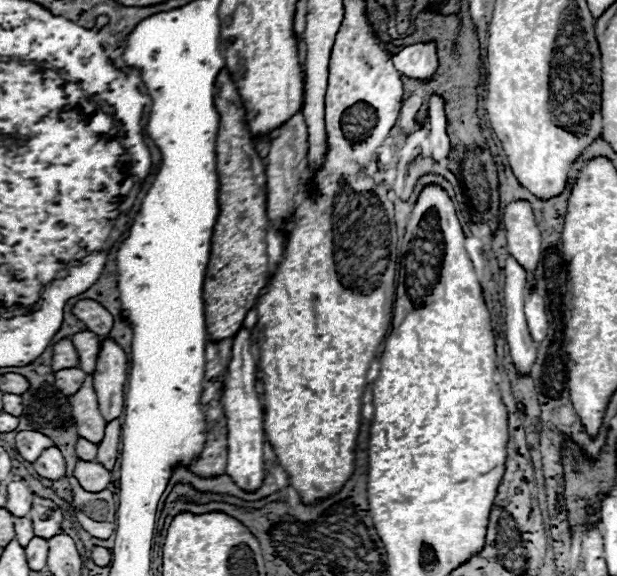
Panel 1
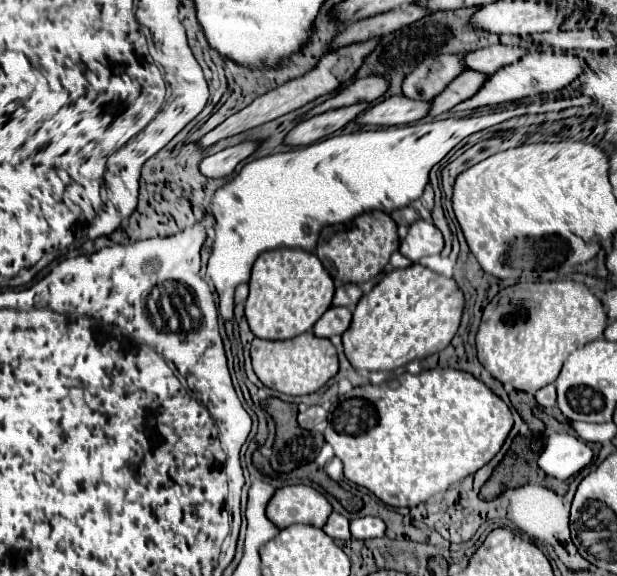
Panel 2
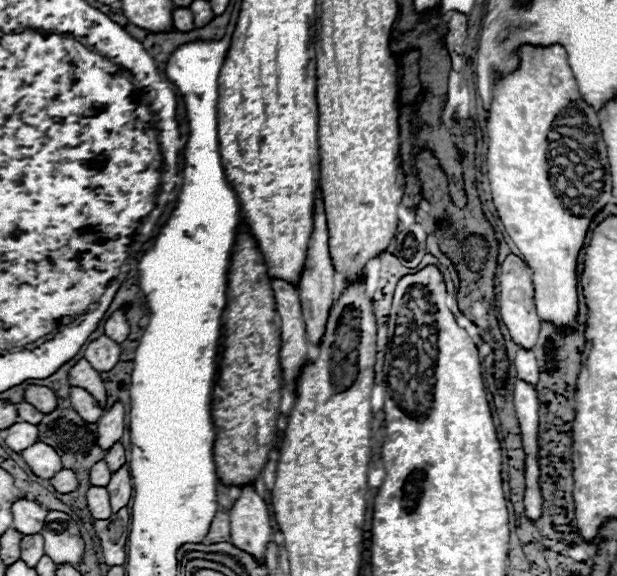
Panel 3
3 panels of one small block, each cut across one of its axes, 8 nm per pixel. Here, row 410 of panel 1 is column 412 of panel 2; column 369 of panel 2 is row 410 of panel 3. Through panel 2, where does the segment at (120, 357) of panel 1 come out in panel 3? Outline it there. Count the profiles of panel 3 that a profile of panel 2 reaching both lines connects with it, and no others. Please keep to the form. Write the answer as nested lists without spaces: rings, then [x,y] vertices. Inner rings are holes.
[[[114,404],[106,410],[102,420],[98,420],[98,446],[102,446],[104,452],[108,452],[116,442],[120,442],[124,434],[124,406]]]

